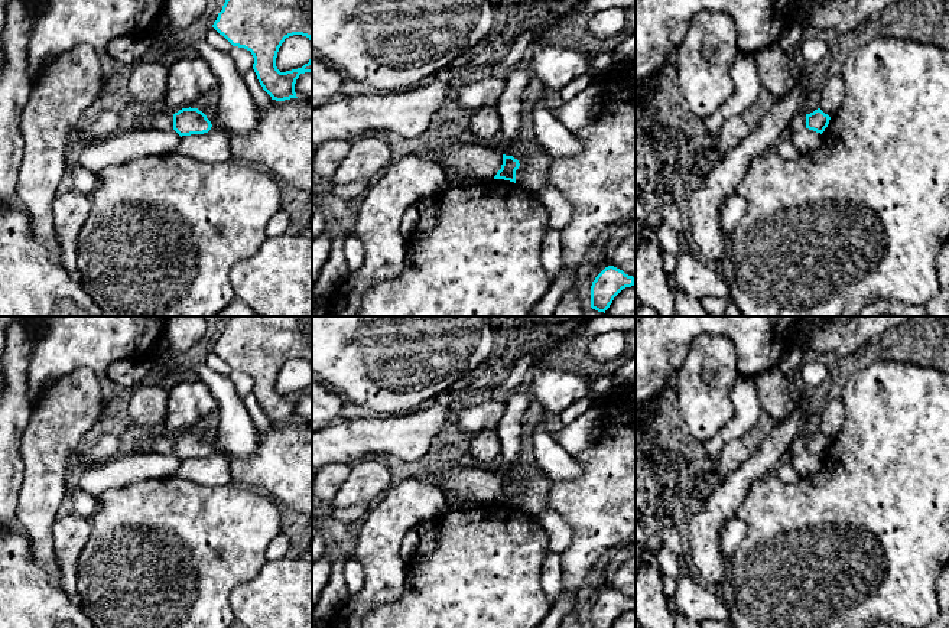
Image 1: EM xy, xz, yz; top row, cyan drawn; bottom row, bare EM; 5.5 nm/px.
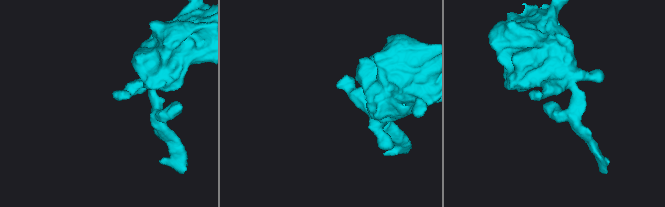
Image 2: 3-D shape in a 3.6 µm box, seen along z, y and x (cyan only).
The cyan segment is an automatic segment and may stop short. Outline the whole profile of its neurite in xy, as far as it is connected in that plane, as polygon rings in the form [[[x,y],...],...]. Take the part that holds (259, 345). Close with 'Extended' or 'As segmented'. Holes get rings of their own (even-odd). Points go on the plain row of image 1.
[[[230,316],[212,351],[233,370],[251,375],[253,393],[272,423],[298,422],[296,403],[300,397],[312,396],[312,381],[302,391],[286,396],[277,393],[276,381],[279,371],[289,359],[302,358],[312,365],[312,316]]]. As segmented

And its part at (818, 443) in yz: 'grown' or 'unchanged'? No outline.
unchanged

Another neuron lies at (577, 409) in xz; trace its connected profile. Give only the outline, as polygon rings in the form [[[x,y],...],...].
[[[591,396],[579,398],[578,401],[566,407],[562,413],[559,413],[560,423],[569,424],[575,422],[578,417],[581,417],[584,413],[592,409],[592,404],[594,404],[594,397]]]

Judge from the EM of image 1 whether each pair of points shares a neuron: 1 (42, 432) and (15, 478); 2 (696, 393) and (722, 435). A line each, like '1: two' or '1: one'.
1: two
2: two

